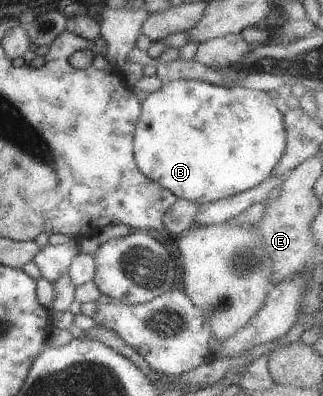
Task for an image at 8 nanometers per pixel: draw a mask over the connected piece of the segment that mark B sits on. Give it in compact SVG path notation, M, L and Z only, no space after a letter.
M175 80L163 84L141 103L132 145L136 169L177 199L198 205L255 187L272 173L286 144L282 114L276 109L272 96L272 93L260 90L212 85L204 81Z

